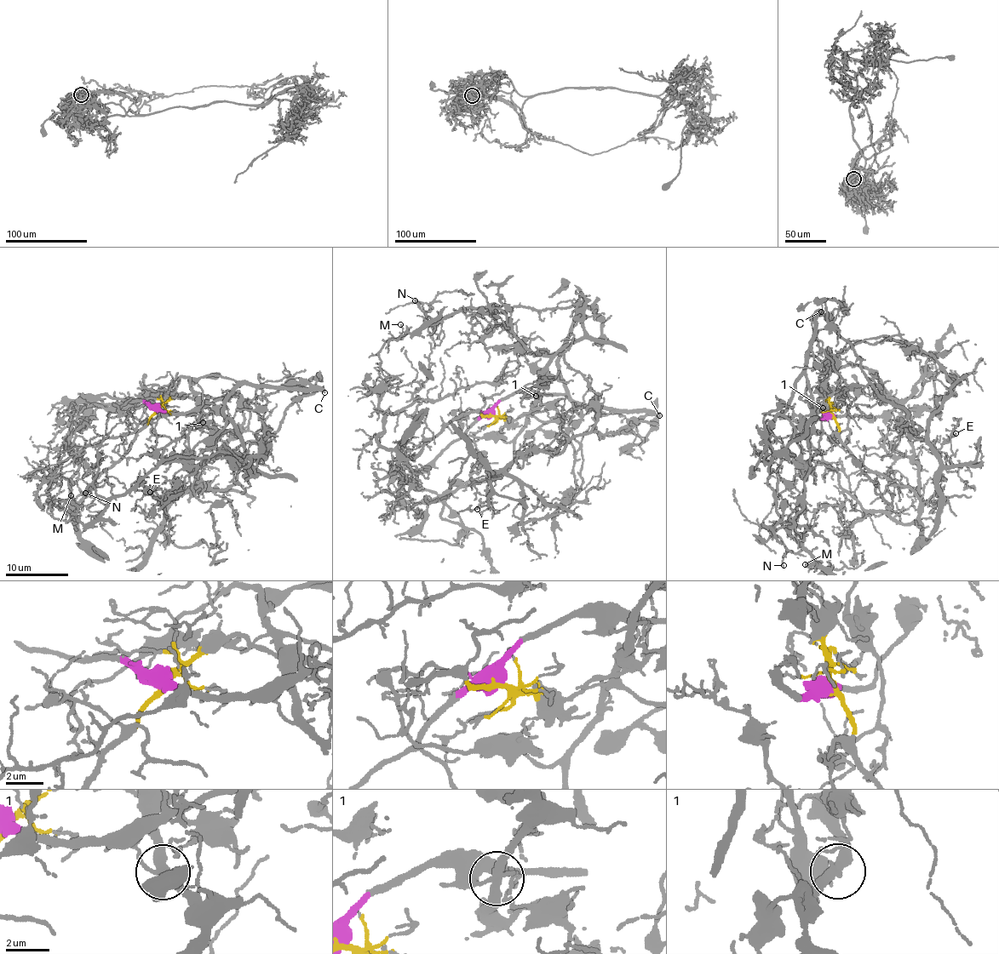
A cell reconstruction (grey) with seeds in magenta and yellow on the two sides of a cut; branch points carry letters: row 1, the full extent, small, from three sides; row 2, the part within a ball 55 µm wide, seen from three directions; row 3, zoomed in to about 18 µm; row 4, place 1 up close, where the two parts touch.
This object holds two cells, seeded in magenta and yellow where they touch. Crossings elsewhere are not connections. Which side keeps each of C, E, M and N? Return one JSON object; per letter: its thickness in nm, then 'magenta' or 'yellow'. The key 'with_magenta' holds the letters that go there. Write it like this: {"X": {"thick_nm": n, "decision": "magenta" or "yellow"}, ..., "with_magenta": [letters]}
{"C": {"thick_nm": 480, "decision": "magenta"}, "E": {"thick_nm": 120, "decision": "yellow"}, "M": {"thick_nm": 100, "decision": "yellow"}, "N": {"thick_nm": 220, "decision": "yellow"}, "with_magenta": ["C"]}

